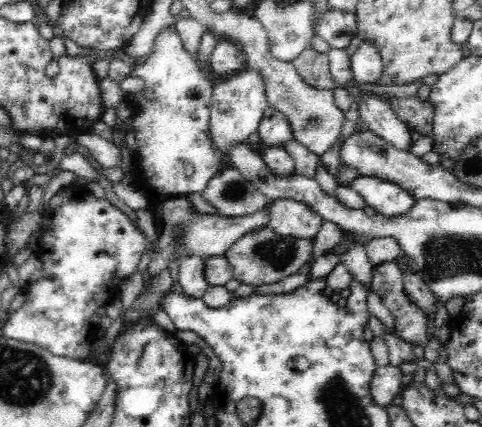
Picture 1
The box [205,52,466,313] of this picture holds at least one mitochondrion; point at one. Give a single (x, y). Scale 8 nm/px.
(268, 252)

